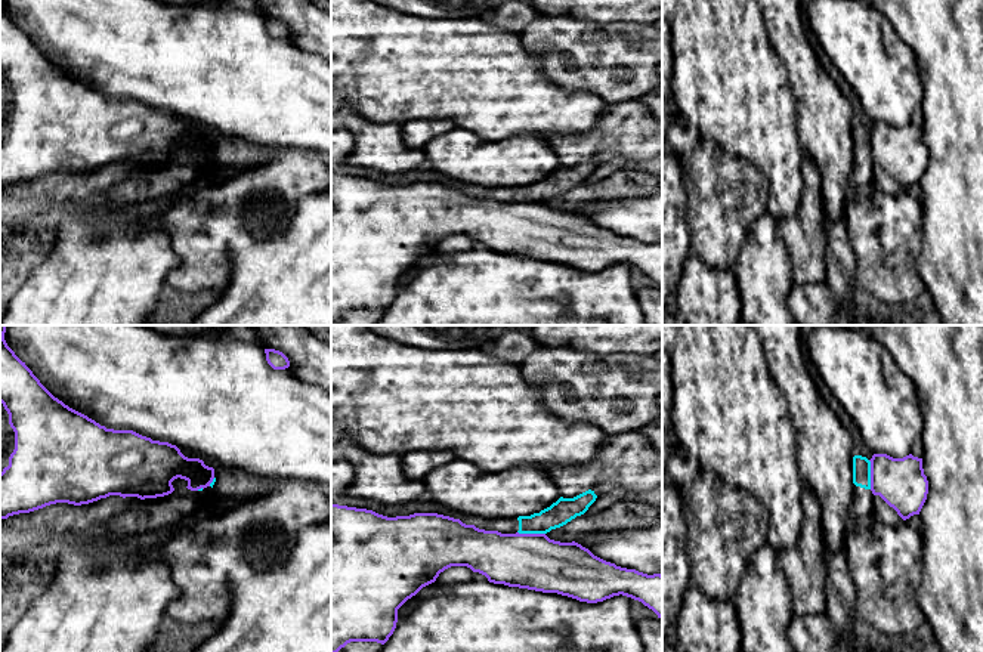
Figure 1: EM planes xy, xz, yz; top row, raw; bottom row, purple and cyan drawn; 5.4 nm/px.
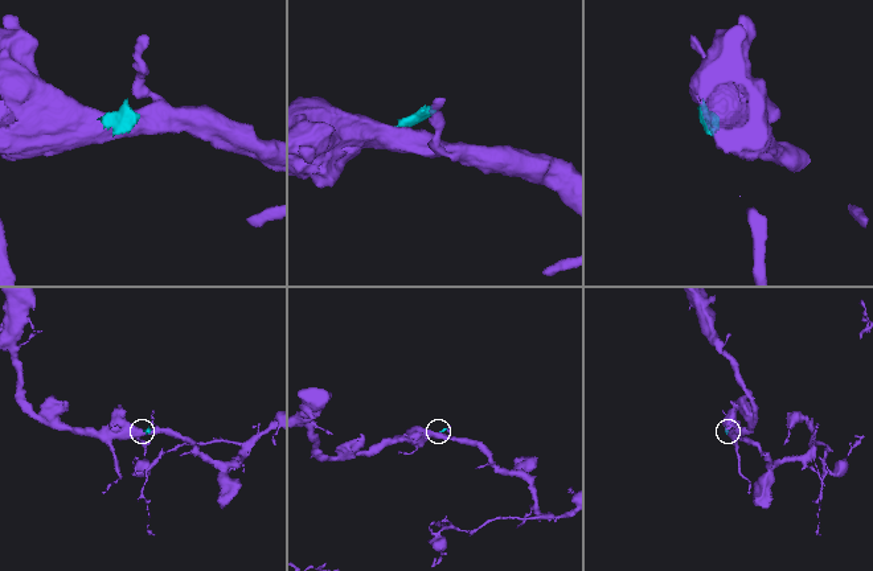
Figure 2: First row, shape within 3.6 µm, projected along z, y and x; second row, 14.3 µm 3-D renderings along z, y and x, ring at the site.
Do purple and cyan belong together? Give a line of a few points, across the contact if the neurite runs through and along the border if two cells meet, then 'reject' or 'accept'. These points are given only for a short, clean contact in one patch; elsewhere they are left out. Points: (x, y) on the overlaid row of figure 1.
reject

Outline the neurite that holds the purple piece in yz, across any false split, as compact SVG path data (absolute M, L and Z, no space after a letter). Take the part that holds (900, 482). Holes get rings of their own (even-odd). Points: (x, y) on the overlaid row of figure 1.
M874 454L869 461L872 494L880 495L903 520L919 515L928 494L922 458Z

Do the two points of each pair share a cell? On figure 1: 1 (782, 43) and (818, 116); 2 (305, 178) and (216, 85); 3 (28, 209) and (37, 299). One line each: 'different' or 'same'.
1: same
2: different
3: different

